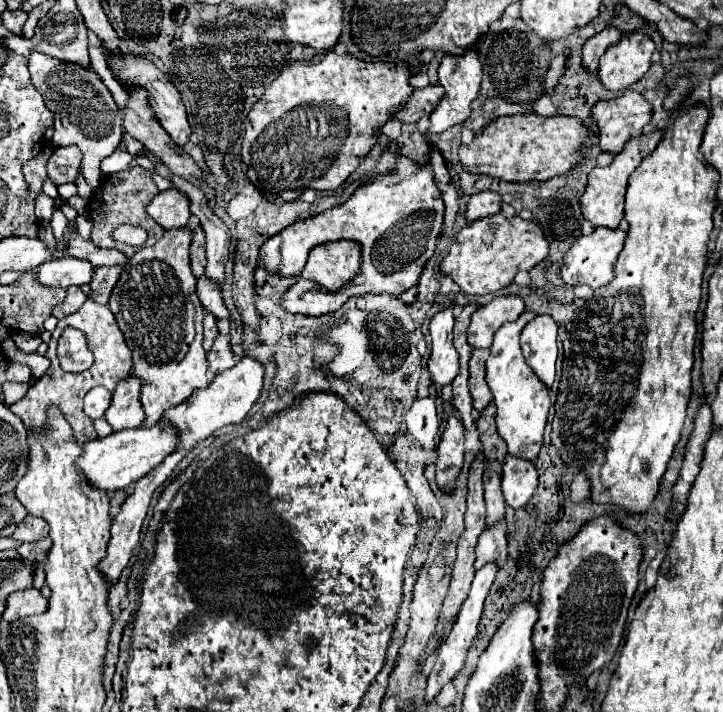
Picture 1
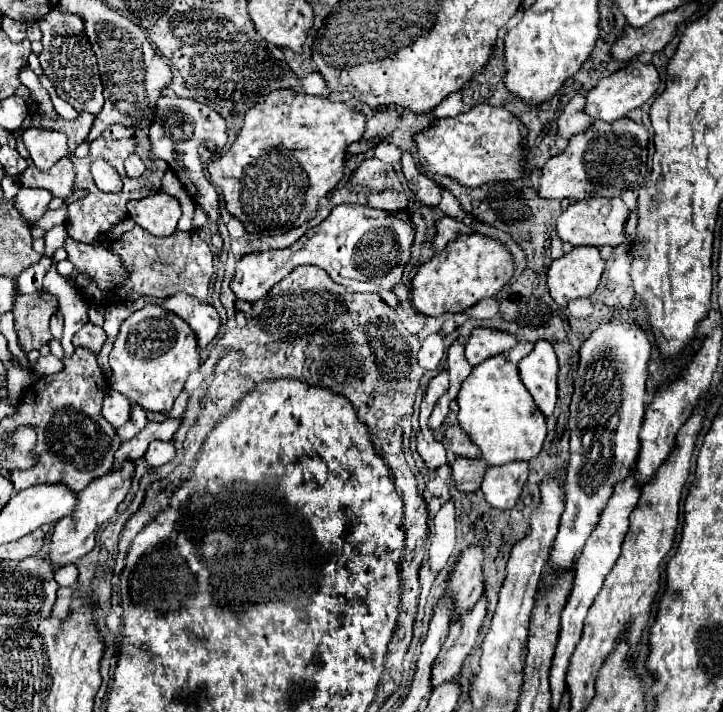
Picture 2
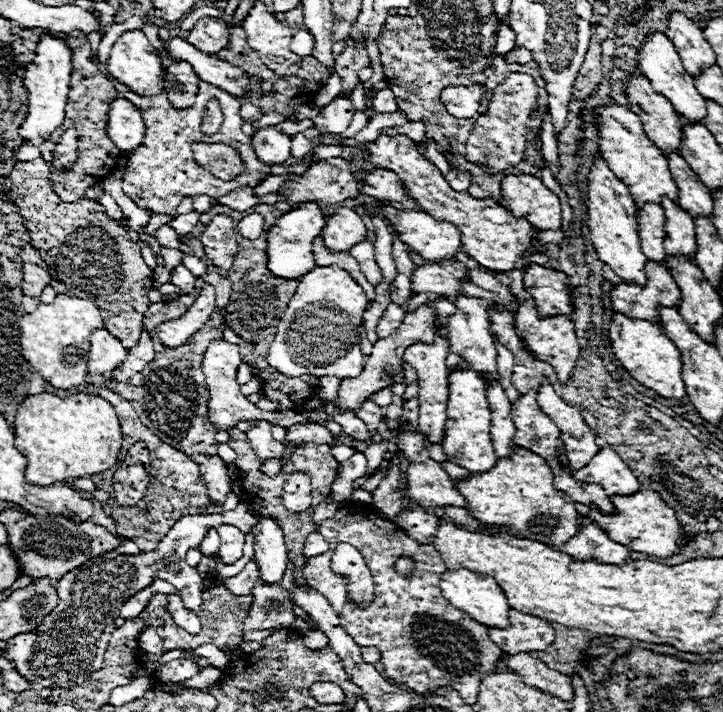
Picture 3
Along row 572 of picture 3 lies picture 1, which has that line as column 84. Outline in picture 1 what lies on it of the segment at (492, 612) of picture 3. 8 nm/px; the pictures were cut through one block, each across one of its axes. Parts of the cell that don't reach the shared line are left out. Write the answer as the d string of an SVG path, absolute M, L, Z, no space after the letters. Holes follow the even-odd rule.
M160 424L152 428L112 432L106 438L98 438L82 446L82 454L76 458L76 470L86 476L90 486L102 492L120 490L156 468L160 460L172 454L172 448L176 448L176 432L172 432L172 428L162 428Z

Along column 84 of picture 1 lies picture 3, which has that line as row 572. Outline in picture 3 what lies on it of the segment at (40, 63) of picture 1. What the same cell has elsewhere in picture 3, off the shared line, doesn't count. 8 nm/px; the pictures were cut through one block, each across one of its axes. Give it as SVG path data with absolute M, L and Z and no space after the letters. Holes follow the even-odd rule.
M244 502L243 510L231 510L221 514L184 516L178 520L170 532L160 540L158 548L152 552L142 552L138 556L108 552L104 556L98 556L96 560L90 560L82 564L80 568L74 568L72 572L64 574L56 588L60 596L60 604L44 624L40 624L40 632L34 632L32 636L16 636L14 640L8 640L8 650L2 652L4 658L8 658L14 668L28 676L28 680L34 682L34 686L40 688L70 688L76 684L82 684L88 680L88 676L102 668L104 654L108 650L112 632L114 632L114 618L120 612L120 606L128 600L128 596L134 596L138 590L144 590L148 584L152 584L154 578L170 582L174 588L178 588L182 602L188 610L200 612L200 584L202 576L196 568L190 568L186 564L186 550L200 546L206 530L210 526L231 524L237 526L245 535L252 532L257 525L259 516L248 503Z

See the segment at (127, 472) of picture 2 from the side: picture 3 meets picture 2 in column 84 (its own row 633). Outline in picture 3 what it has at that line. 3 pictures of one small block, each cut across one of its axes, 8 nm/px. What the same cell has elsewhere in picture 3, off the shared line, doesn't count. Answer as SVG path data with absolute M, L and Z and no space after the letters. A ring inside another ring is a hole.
M510 608L508 620L508 628L488 628L490 640L496 642L498 648L508 654L546 650L556 638L550 622L540 620L536 616L522 614Z

